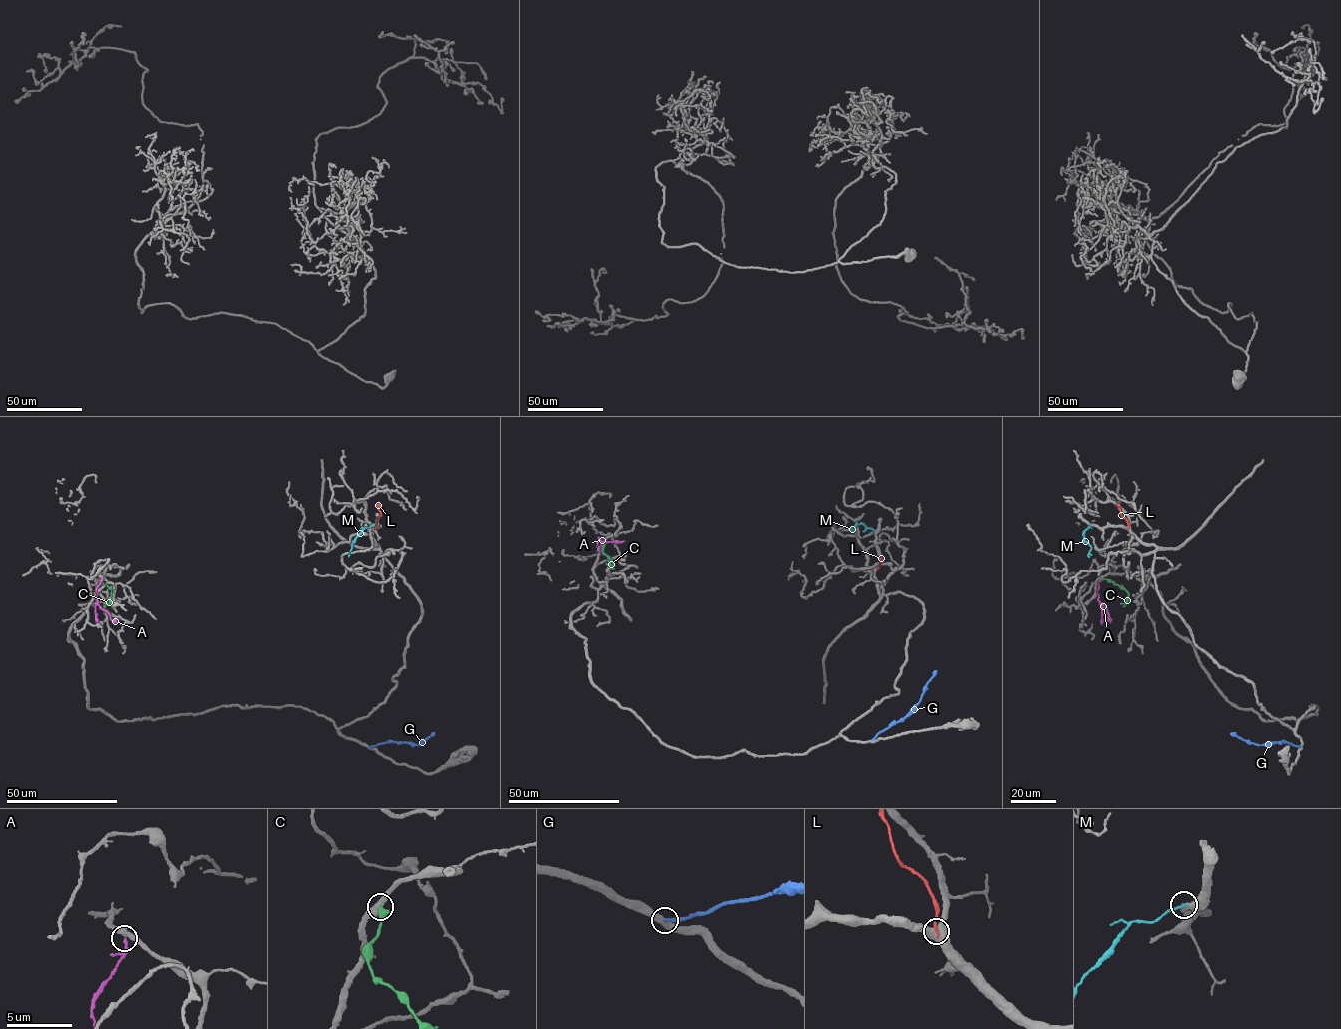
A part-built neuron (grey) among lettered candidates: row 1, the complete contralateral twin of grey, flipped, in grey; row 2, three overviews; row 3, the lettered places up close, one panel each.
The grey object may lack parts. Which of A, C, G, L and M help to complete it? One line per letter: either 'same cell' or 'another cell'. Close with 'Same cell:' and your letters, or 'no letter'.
A: same cell
C: another cell
G: another cell
L: another cell
M: another cell
Same cell: A

